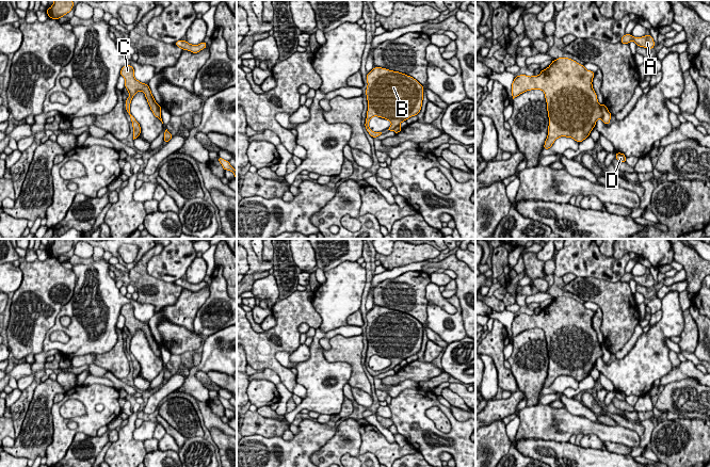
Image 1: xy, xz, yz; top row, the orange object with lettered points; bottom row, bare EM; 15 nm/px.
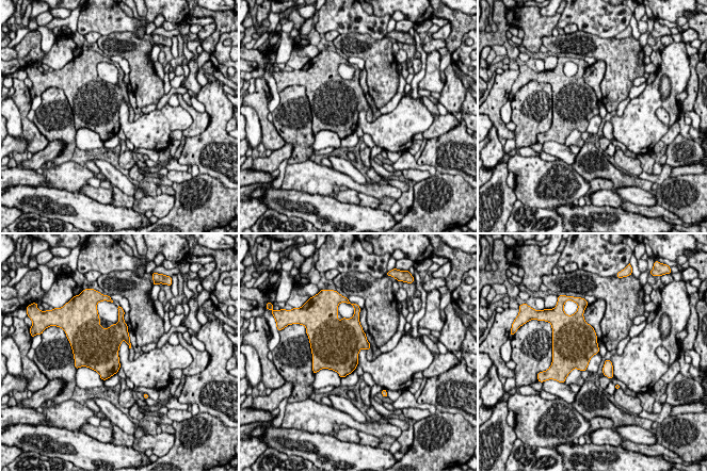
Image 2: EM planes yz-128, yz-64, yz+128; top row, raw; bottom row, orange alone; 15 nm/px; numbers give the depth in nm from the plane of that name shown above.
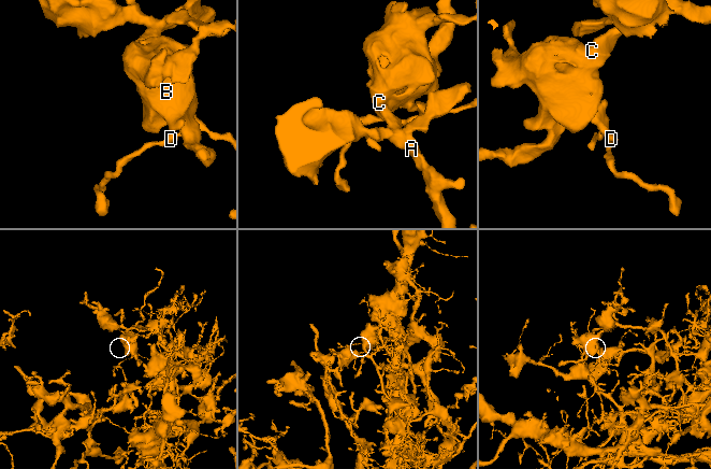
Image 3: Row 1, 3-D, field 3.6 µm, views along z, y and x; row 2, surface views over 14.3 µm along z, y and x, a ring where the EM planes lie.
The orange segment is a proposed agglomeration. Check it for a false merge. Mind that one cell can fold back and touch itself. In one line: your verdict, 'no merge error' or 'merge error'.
merge error

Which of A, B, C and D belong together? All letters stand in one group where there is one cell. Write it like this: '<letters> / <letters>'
A B C / D

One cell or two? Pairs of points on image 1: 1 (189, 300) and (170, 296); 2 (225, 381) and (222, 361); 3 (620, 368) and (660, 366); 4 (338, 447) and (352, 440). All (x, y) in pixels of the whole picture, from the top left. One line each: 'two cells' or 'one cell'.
1: two cells
2: two cells
3: one cell
4: one cell

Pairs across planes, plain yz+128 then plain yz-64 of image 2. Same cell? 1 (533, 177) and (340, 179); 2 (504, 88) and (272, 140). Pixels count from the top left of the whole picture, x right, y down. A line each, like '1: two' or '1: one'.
1: one
2: one

